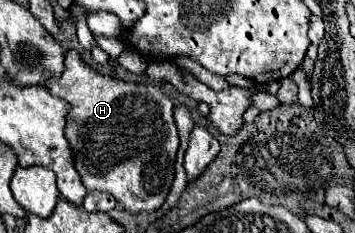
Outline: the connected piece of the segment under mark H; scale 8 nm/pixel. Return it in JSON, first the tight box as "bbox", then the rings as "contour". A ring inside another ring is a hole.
{"bbox":[46,50,178,212],"contour":[[[68,50],[66,68],[60,78],[50,78],[46,88],[72,104],[66,124],[66,138],[74,150],[76,170],[82,176],[82,182],[88,190],[110,192],[126,212],[152,212],[162,206],[166,200],[172,180],[174,180],[174,162],[178,152],[178,128],[174,124],[174,104],[162,92],[160,86],[142,84],[142,82],[124,82],[112,76],[104,76],[90,68],[80,52]]]}

